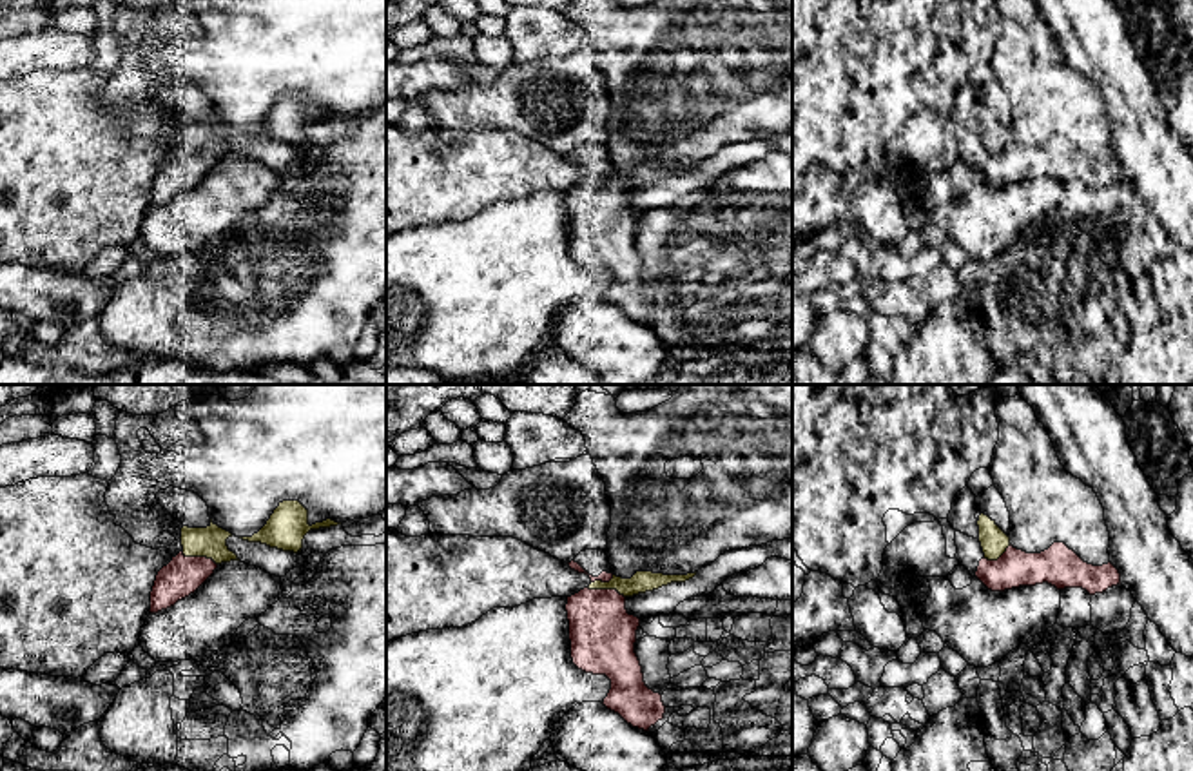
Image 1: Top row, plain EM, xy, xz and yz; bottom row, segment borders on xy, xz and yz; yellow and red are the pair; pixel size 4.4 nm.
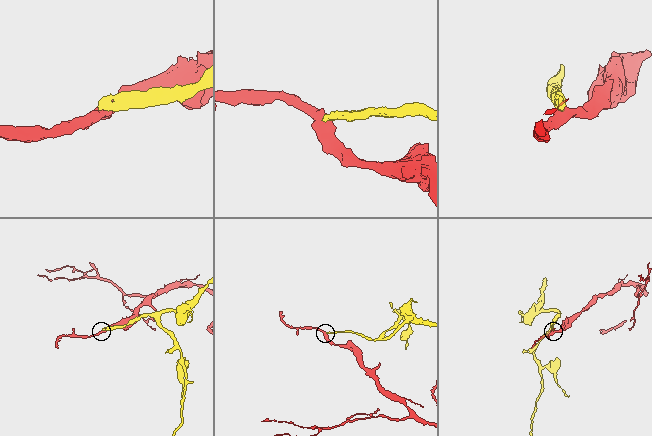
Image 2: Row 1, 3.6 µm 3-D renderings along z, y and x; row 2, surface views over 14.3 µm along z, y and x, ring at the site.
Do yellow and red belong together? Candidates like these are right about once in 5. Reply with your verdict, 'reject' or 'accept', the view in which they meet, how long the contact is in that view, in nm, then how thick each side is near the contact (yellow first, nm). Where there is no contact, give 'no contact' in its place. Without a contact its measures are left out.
reject | xz | 180 nm | 100/300 nm

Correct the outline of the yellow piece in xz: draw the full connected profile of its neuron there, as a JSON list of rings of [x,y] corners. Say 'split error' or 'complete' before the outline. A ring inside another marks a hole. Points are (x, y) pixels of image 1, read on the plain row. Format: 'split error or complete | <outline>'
split error | [[[386,122],[386,236],[426,223],[462,221],[493,201],[533,192],[571,190],[584,181],[633,190],[694,169],[636,165],[631,172],[613,169],[609,176],[593,176],[513,131],[406,131]]]

